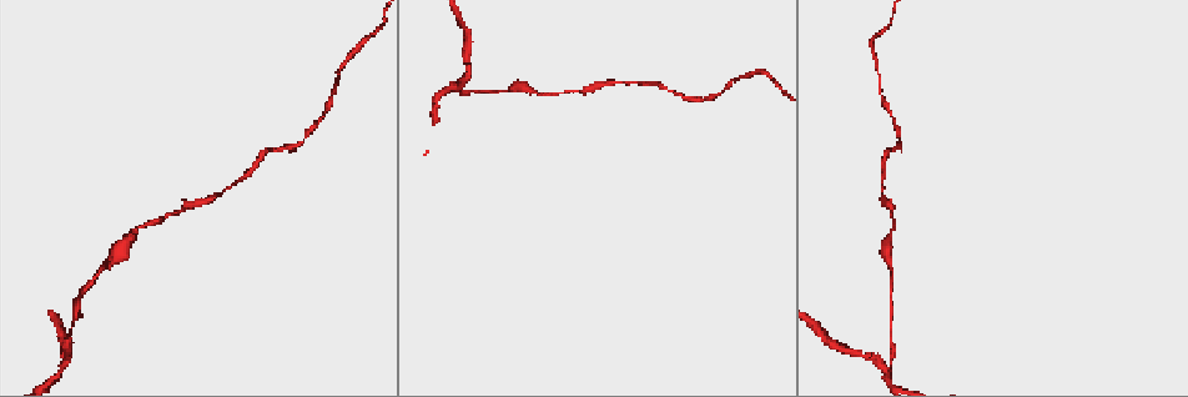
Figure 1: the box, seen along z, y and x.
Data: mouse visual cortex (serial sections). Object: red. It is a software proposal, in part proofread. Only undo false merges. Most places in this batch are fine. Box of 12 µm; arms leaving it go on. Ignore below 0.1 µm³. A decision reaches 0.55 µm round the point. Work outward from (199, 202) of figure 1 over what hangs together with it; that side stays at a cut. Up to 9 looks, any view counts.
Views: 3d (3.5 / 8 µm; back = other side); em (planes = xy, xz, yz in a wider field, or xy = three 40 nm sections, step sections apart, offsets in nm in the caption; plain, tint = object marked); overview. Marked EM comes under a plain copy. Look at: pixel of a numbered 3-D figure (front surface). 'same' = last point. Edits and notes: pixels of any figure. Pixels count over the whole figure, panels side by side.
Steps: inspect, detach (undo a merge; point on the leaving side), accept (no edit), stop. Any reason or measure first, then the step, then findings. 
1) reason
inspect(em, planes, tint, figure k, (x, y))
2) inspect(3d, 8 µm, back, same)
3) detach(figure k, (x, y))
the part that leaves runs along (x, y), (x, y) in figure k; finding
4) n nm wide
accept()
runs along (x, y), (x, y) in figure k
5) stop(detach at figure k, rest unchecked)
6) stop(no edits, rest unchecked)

inspect(3d, 3.5 µm, figure 1, (881, 182))

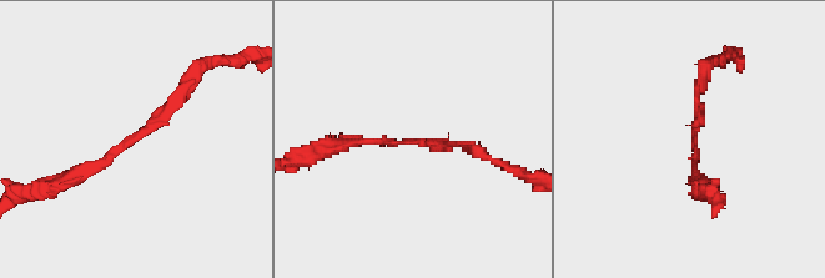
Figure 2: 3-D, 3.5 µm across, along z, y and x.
arms of 100, 150 nm; now the EM
inspect(em, xy, step 1, tint, figure 2, (412, 142))

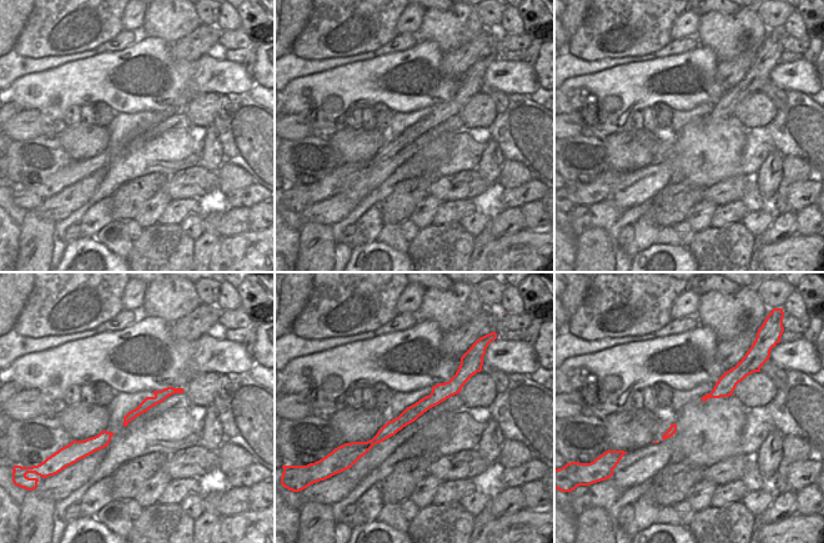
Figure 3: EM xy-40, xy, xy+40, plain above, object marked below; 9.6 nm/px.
accept()
runs along (61, 183), (115, 156), (192, 80) in figure 2; one cell here

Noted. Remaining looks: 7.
thin neck
inspect(3d, 3.5 µm, figure 1, (335, 92))

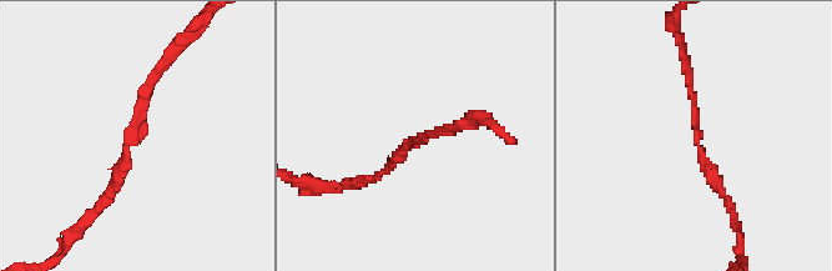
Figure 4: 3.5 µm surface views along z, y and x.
arms of 100, 100 nm; need the tissue
inspect(em, xy, step 1, tint, figure 4, (131, 140))

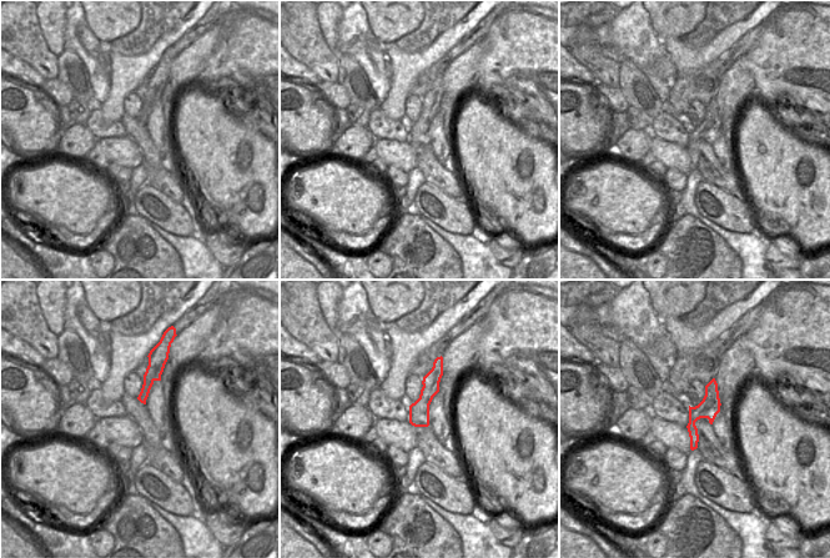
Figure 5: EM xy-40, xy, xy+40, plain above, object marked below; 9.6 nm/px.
accept()
runs along (713, 383), (692, 420), (693, 446) in figure 5; one cell here

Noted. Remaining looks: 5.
sudden change in width
inspect(3d, 3.5 µm, back, figure 1, (538, 93))

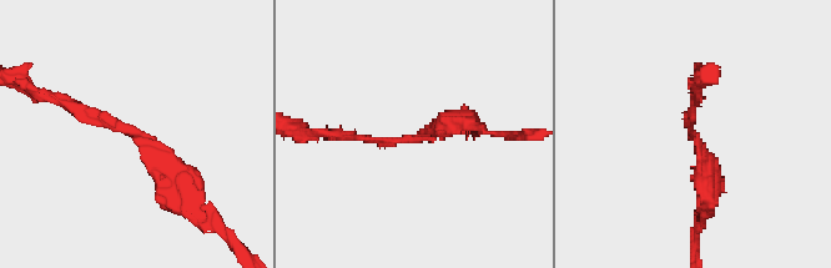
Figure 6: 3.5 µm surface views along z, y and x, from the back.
arms of 100, 300 nm; shape alone is not enough
inspect(em, xy, step 5, tint, figure 6, (139, 138))

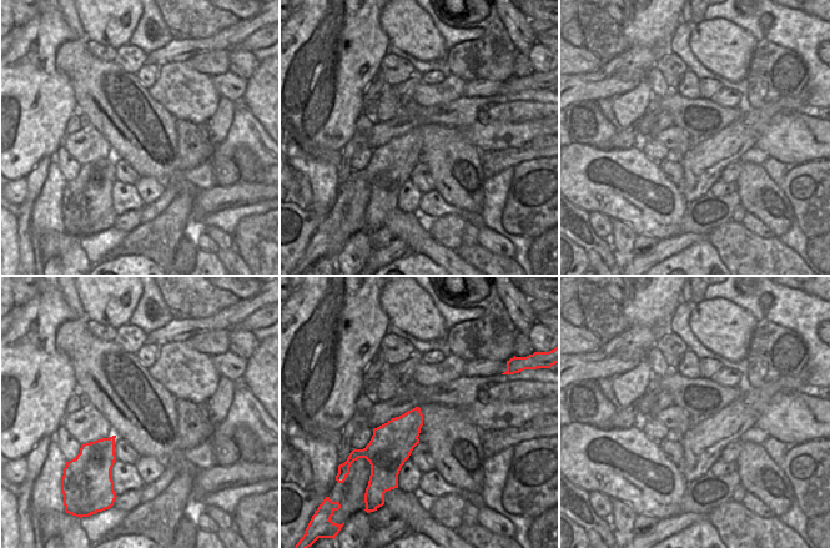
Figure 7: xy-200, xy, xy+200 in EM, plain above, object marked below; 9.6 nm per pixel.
340 nm wide
accept()
runs along (66, 101), (136, 132), (186, 201) in figure 6; continuous, no second cell

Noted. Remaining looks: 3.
abrupt turn
inspect(3d, 3.5 µm, figure 1, (891, 368))

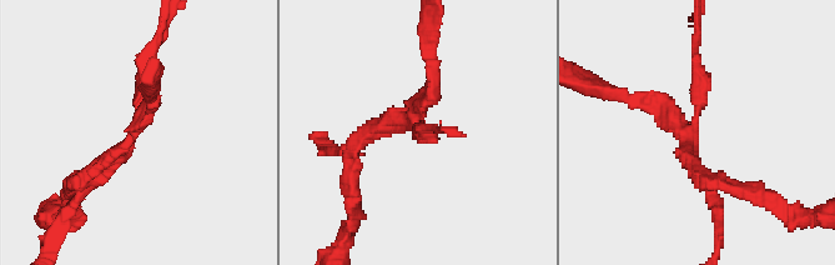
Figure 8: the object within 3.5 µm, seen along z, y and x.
3 arms; arms of 150, 200, 200 nm; need the tissue
inspect(em, xy, step 2, tint, figure 8, (141, 121))

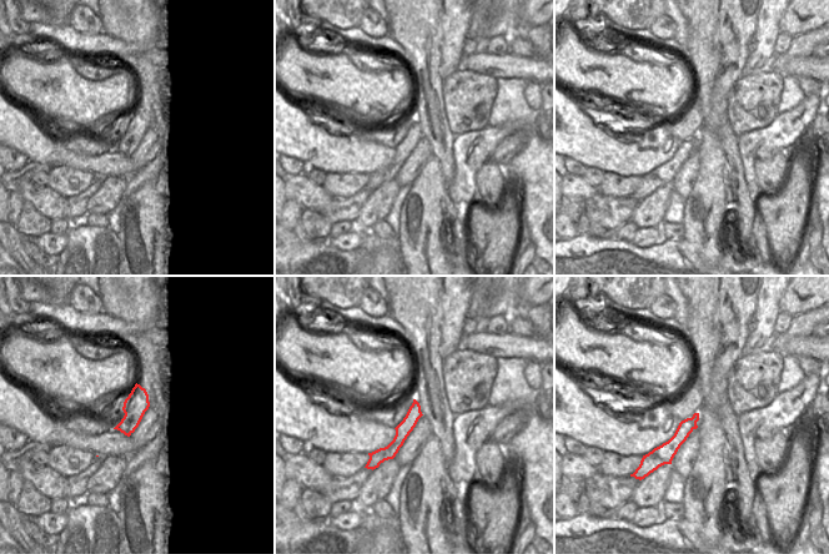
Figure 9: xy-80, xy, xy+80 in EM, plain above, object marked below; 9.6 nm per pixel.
cut it another way
inspect(em, xy, step 1, tint, same)

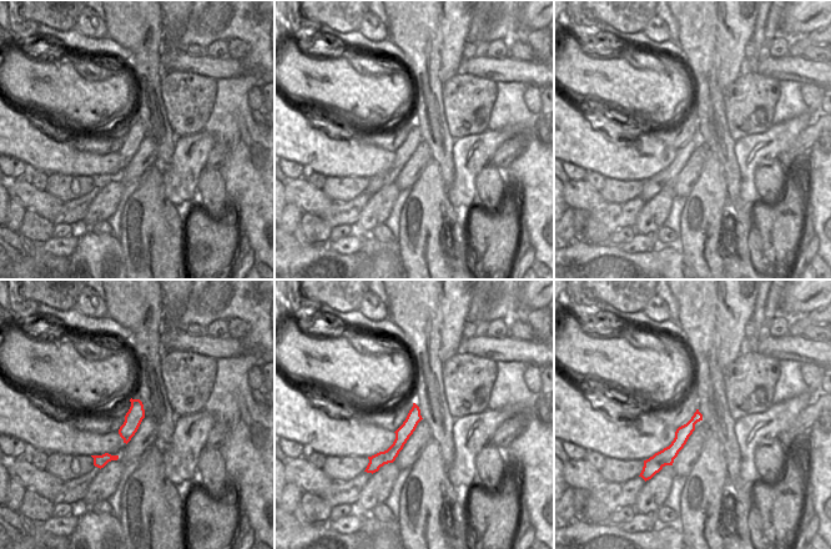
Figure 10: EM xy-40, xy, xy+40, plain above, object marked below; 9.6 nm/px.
detach(figure 8, (433, 93))
the part that leaves runs along (421, 119), (433, 96), (429, 23) in figure 8; a second cell is stuck on

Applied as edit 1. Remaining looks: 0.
stop(detach at figure 8, rest unchecked)

